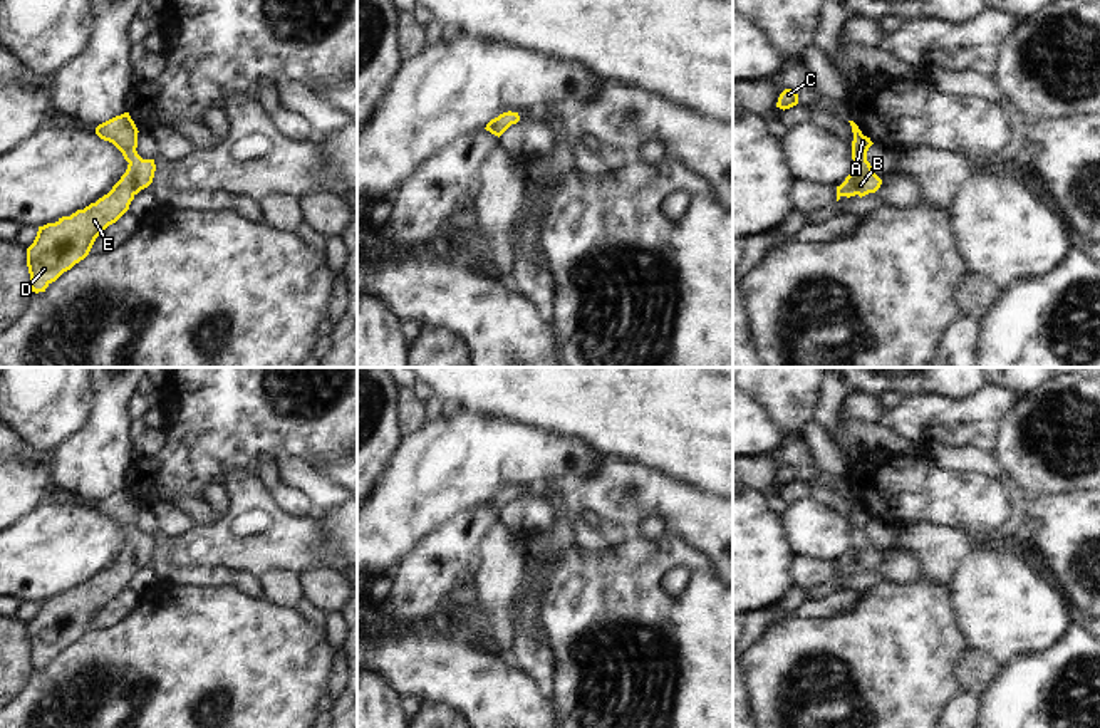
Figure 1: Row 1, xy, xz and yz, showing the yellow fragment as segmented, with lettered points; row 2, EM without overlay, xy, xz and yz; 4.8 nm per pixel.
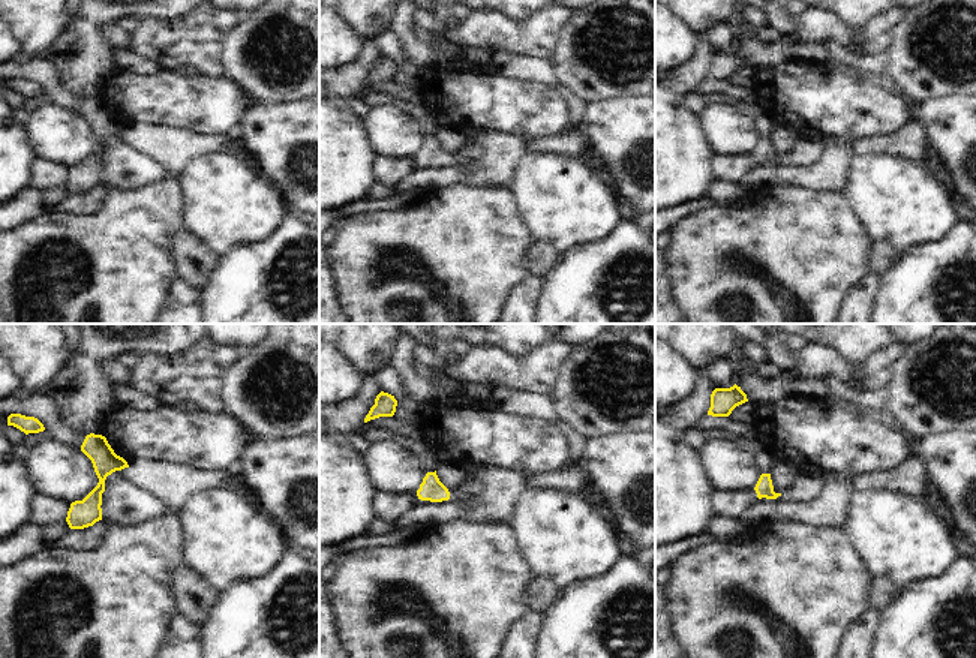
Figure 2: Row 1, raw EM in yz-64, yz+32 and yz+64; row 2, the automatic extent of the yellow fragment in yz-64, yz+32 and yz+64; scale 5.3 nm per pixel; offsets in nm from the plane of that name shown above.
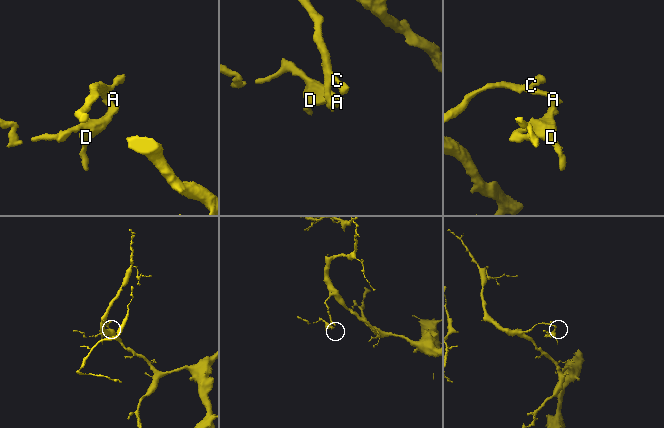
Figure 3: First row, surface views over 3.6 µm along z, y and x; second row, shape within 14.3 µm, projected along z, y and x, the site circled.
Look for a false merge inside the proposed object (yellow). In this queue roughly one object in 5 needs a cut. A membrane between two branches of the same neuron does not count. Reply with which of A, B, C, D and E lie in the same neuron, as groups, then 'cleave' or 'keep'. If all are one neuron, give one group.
A B C D E | keep

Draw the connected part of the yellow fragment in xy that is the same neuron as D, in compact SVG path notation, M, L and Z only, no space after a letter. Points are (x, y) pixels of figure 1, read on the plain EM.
M129 488L116 491L96 503L96 510L112 518L129 538L112 565L55 599L39 602L34 619L27 624L27 642L32 668L45 668L64 647L84 636L96 614L127 585L134 572L153 559L154 535L143 535L138 523L138 503Z

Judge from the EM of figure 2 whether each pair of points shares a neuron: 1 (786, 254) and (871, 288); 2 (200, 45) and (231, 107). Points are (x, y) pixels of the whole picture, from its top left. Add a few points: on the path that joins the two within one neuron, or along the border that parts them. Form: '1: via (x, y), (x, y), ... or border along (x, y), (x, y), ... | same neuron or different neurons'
1: border along (870, 272), (850, 288), (838, 308) | different neurons
2: border along (222, 75), (210, 78) | different neurons

